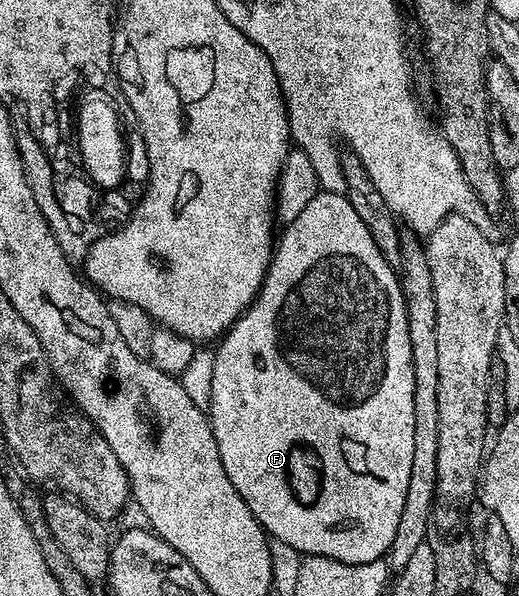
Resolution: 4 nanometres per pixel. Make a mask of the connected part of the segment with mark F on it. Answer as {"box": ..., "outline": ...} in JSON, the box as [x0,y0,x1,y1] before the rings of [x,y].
{"box":[206,190,414,564],"outline":[[[336,190],[317,192],[314,198],[310,198],[310,202],[306,202],[302,214],[298,214],[292,220],[287,221],[285,228],[288,229],[281,236],[279,233],[278,239],[275,241],[272,249],[272,260],[268,263],[260,293],[252,300],[252,305],[220,337],[212,352],[214,358],[214,374],[210,381],[212,403],[208,405],[206,415],[212,422],[212,433],[214,434],[214,442],[218,444],[222,470],[226,470],[226,478],[230,478],[230,482],[234,482],[234,490],[238,490],[242,502],[246,502],[246,506],[250,506],[254,518],[272,540],[289,543],[294,550],[304,556],[325,556],[326,558],[337,559],[338,562],[342,563],[356,564],[384,560],[390,550],[390,542],[394,542],[394,533],[398,530],[399,515],[402,514],[402,505],[406,502],[406,486],[410,482],[410,465],[414,459],[414,362],[412,361],[410,334],[406,322],[404,291],[400,288],[397,269],[391,268],[386,262],[386,258],[382,258],[382,250],[378,250],[378,246],[374,246],[374,238],[370,238],[370,230],[366,230],[362,218],[358,218],[358,210],[354,210],[354,206],[348,200],[347,195]]]}

